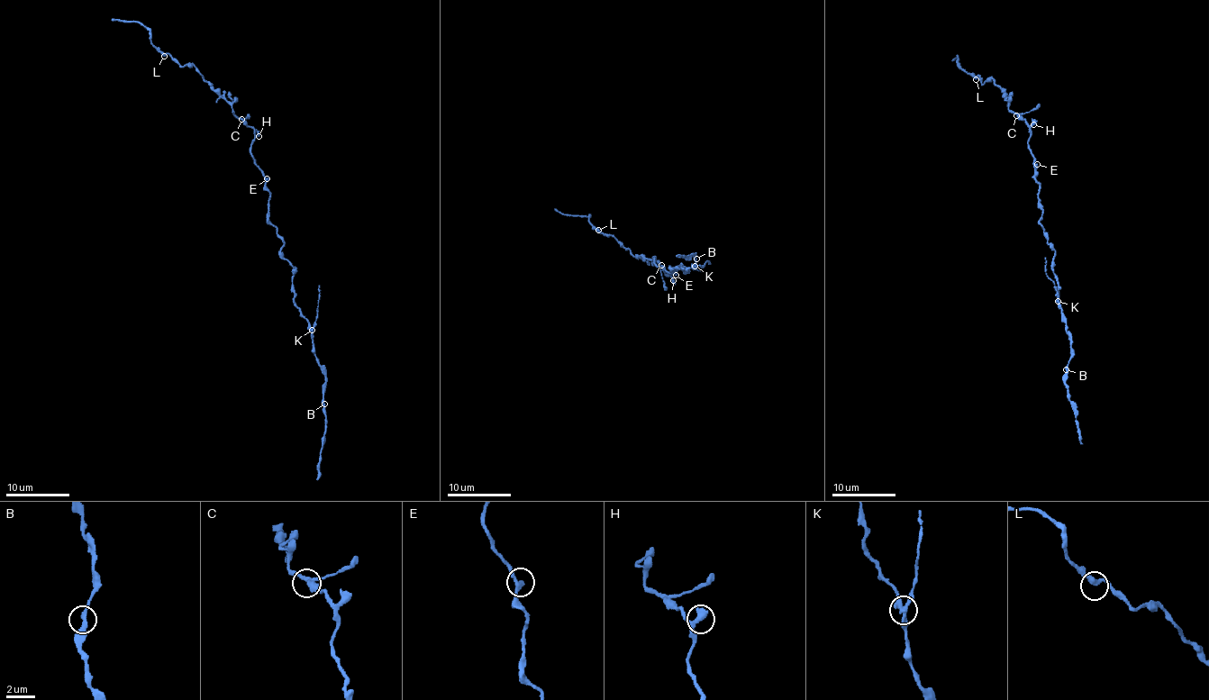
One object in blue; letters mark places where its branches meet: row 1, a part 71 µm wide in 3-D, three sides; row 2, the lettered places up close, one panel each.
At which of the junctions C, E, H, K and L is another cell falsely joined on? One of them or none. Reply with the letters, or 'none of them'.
K

